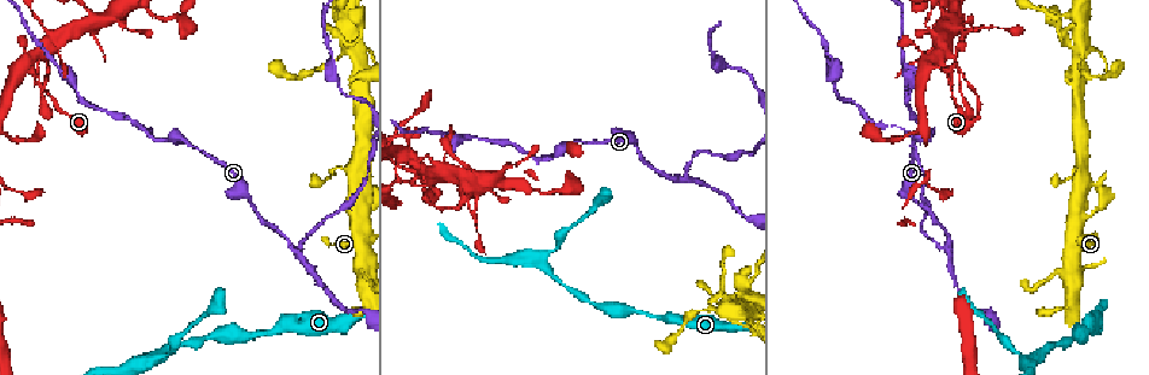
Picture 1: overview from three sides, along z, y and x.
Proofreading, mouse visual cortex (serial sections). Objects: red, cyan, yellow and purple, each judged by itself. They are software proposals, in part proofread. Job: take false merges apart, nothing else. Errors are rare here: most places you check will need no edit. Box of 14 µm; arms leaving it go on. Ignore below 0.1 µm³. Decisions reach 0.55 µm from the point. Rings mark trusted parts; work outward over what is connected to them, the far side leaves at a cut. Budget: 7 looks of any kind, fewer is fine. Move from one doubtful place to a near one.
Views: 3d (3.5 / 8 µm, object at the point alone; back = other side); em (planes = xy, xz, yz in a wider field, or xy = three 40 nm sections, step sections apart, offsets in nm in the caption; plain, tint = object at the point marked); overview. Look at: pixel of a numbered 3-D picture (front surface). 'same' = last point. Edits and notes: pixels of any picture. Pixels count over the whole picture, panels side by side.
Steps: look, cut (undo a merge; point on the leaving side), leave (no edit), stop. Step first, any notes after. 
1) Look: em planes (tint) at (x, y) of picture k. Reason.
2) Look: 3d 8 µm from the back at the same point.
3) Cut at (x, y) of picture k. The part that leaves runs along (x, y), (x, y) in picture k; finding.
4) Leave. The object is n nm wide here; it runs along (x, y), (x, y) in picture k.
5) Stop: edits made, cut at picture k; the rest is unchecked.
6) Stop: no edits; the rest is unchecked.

Look: 3d 3.5 µm at (88, 24) of picture 1. Thin arm on a thick one.

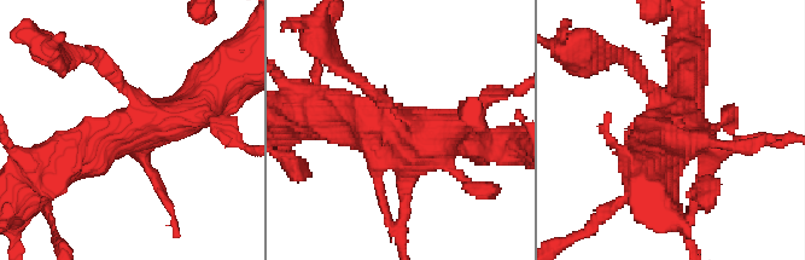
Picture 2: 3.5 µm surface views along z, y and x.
Look: em xy step 1 (tint) at (678, 135) of picture 2.

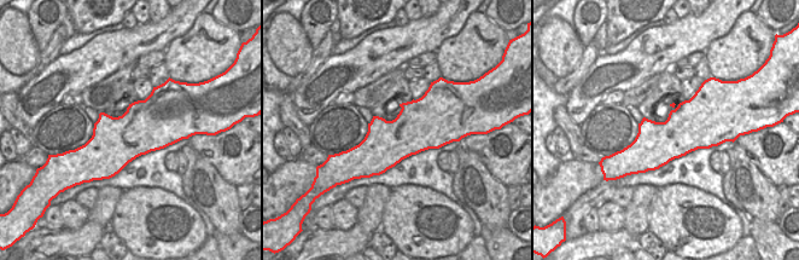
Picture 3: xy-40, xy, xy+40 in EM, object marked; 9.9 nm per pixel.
Leave. Continuous, no second cell.

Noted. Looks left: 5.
Look: 3d 3.5 µm at (545, 263) of picture 1. Small branch off a trunk.

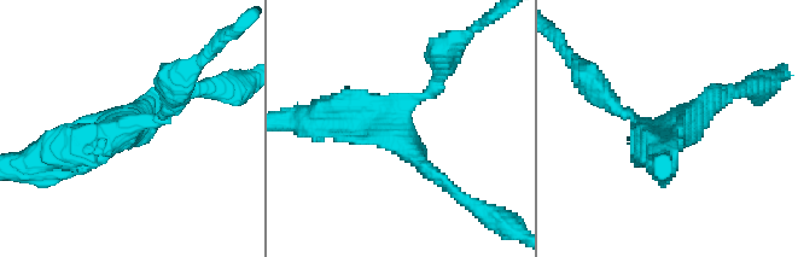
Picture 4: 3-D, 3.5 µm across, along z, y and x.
Look: em planes (plain) at (127, 129) of picture 4. 3 arms meet here; the arms are 150, 200, 500 nm wide.

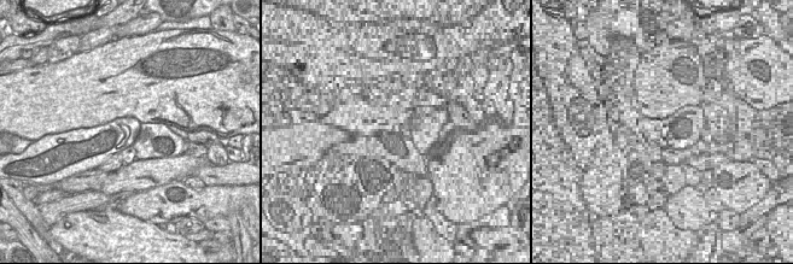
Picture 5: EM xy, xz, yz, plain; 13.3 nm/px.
Look: em planes (tint) at the same point. Where the object lies.

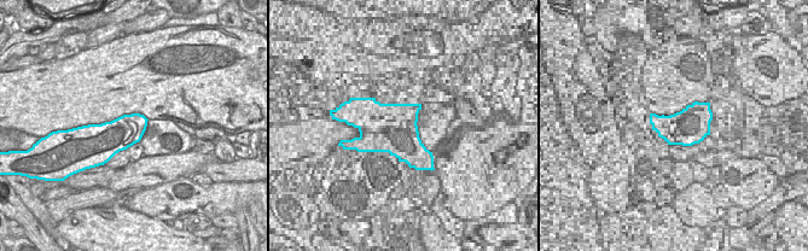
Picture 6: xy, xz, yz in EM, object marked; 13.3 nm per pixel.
Leave. It runs along (446, 184), (397, 130), (322, 118) in picture 4; all the same cell.

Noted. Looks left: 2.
Stop: no edits; the rest is unchecked.

